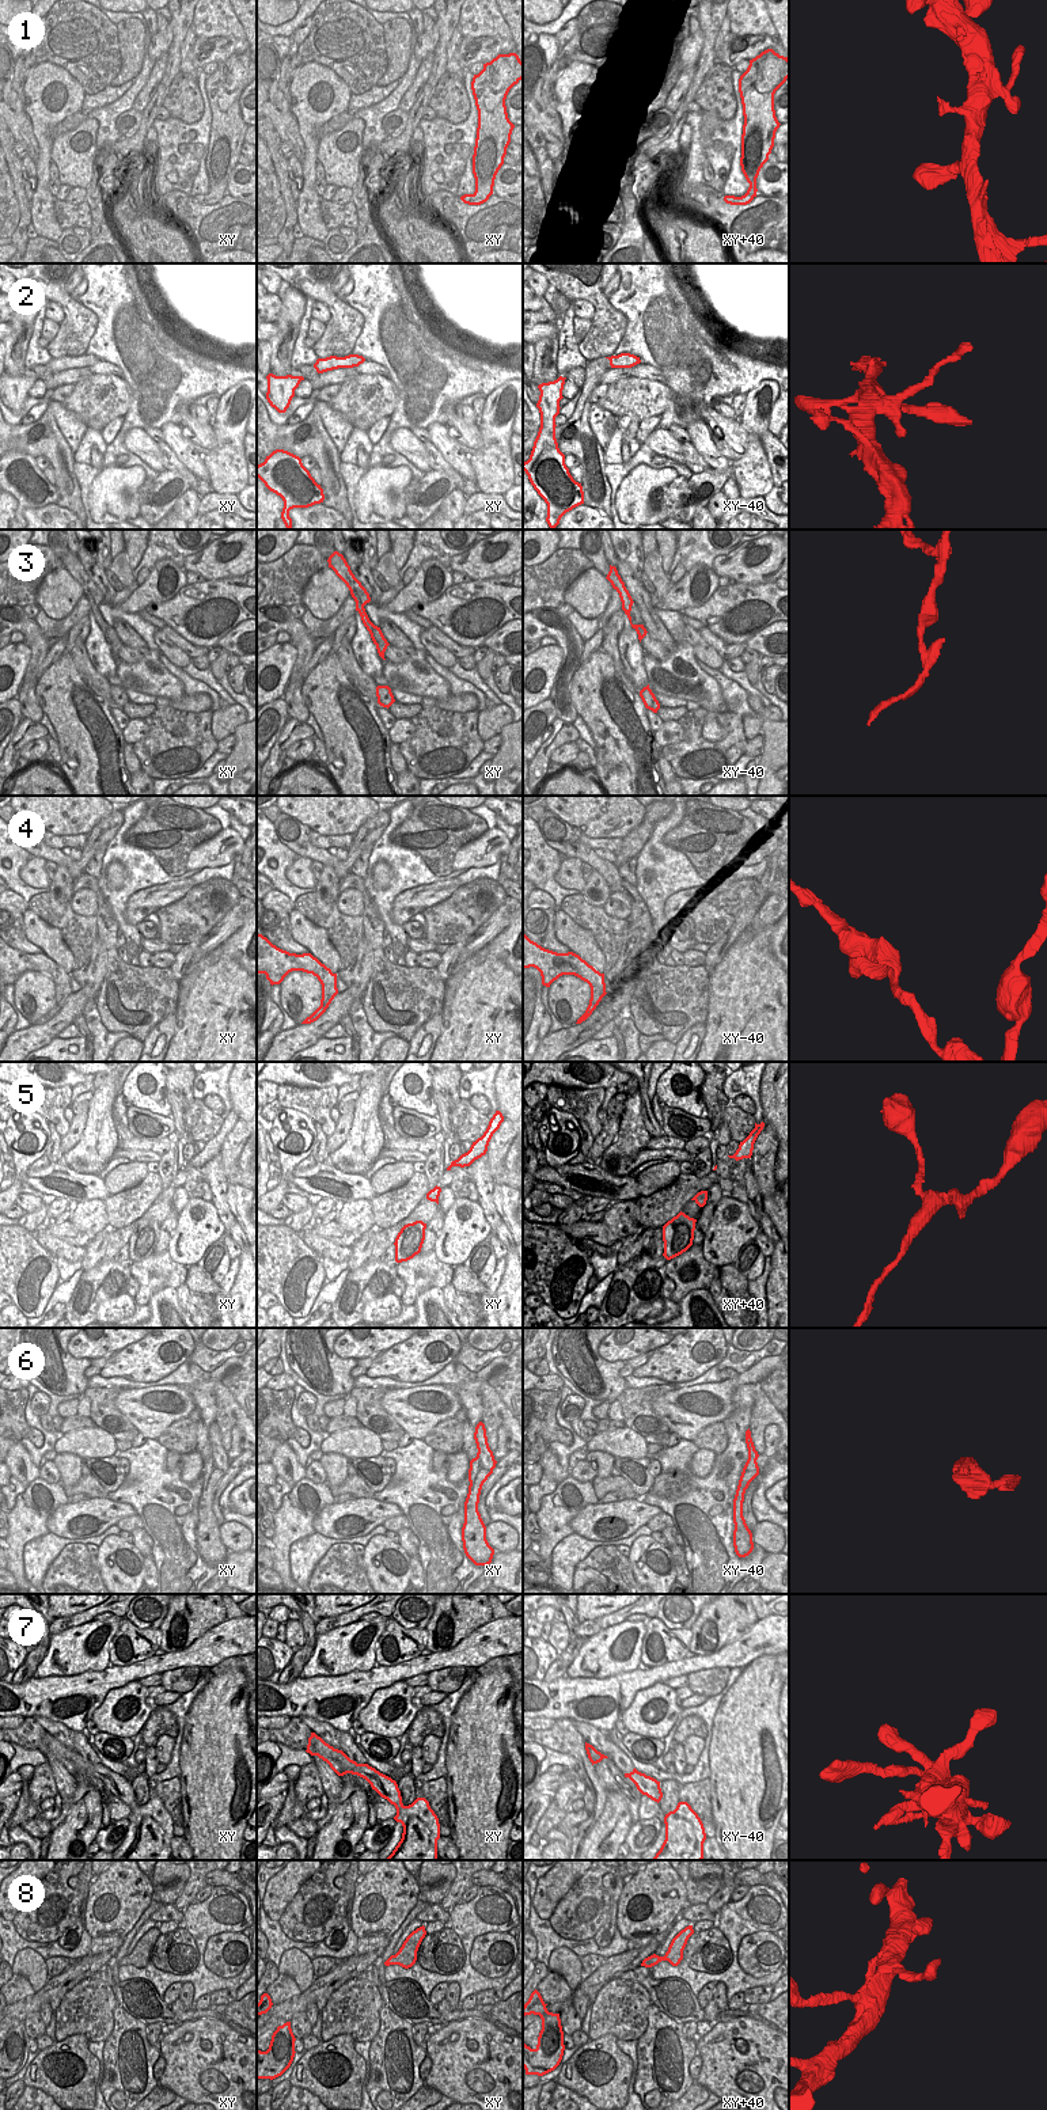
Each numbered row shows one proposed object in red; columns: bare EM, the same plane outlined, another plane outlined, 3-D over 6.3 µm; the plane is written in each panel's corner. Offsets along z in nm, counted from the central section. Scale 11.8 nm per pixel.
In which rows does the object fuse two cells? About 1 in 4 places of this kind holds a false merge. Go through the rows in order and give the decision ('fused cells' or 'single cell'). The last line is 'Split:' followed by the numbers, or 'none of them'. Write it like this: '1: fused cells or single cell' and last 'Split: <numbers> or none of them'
1: single cell
2: fused cells
3: single cell
4: single cell
5: single cell
6: single cell
7: single cell
8: single cell
Split: 2

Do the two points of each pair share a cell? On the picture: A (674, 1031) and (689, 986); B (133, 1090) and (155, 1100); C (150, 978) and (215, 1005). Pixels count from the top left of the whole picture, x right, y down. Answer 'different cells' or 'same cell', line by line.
A: same cell
B: same cell
C: different cells

